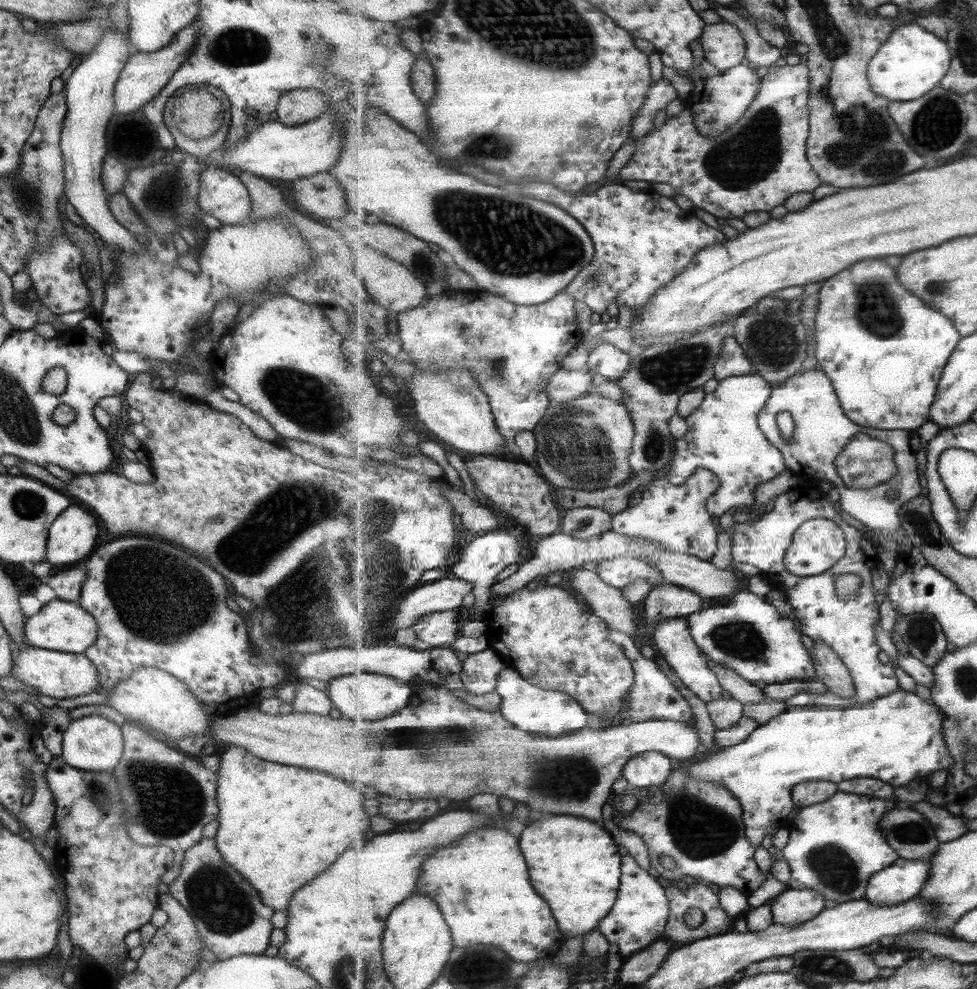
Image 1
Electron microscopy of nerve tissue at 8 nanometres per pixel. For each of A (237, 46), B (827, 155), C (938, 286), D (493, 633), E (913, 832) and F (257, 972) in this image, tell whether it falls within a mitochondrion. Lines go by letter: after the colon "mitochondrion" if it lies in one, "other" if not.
A: mitochondrion
B: mitochondrion
C: mitochondrion
D: other
E: mitochondrion
F: other

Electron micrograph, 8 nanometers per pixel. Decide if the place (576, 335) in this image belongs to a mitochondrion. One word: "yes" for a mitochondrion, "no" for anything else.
no

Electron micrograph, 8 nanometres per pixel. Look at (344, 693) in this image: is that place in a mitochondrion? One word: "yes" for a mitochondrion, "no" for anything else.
no

